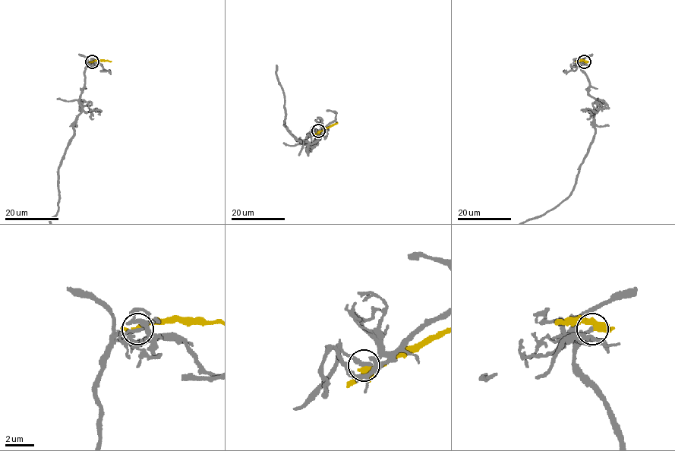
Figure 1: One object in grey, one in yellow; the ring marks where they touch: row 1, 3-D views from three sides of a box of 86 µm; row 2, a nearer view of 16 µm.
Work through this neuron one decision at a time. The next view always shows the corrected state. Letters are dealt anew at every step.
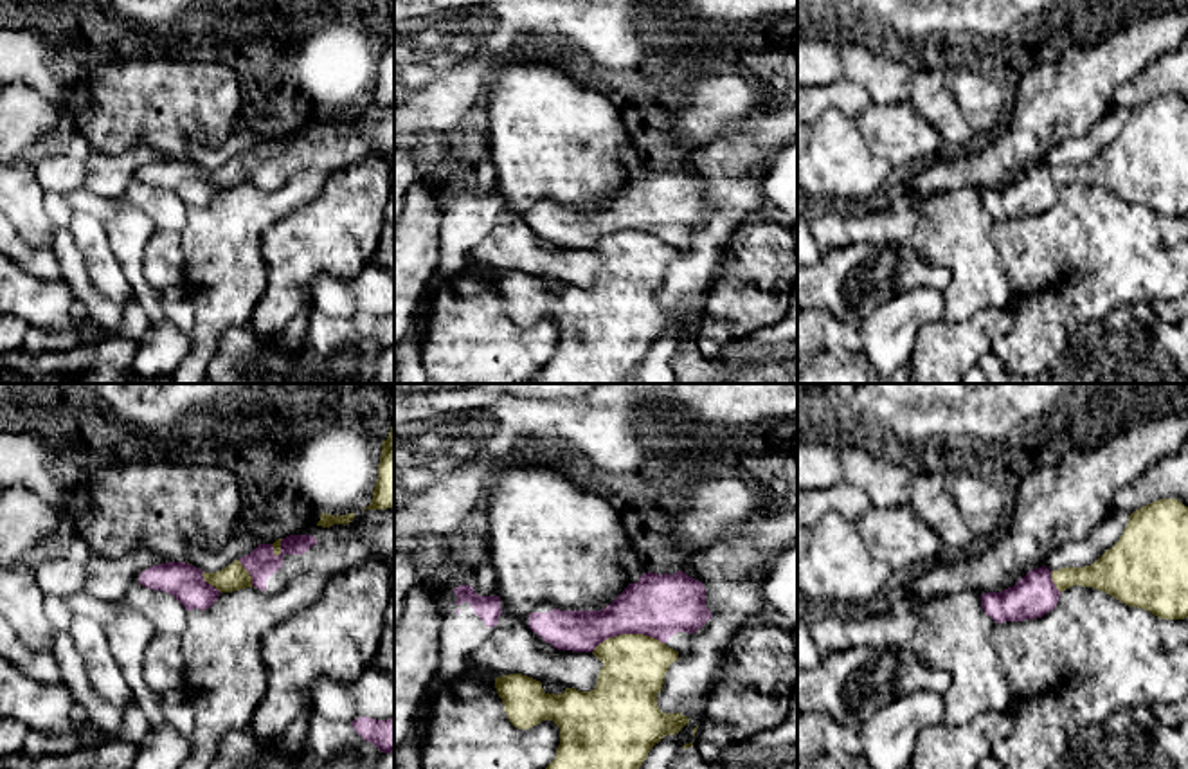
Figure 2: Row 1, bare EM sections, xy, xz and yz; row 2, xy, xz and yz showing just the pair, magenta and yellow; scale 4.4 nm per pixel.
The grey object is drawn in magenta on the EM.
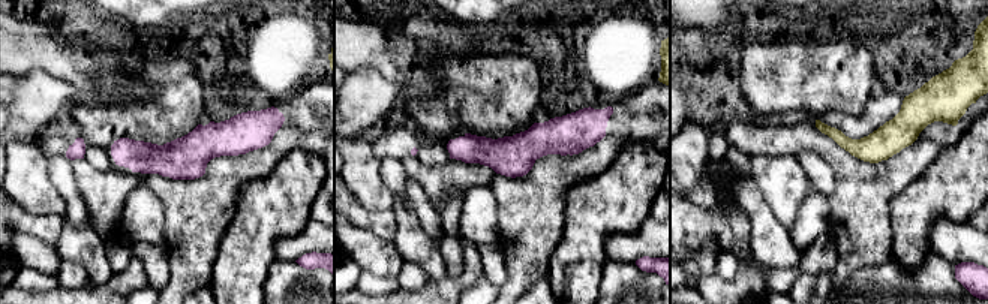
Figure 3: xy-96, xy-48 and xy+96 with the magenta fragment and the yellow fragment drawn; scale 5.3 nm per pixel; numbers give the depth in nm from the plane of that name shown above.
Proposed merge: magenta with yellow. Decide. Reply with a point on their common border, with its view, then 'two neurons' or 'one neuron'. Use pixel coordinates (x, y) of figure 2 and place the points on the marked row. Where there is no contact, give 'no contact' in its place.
xz (627, 633) | two neurons

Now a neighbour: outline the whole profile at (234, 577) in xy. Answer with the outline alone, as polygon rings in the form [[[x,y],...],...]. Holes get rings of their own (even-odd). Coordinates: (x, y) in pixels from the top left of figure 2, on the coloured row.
[[[234,560],[230,565],[216,573],[203,571],[202,576],[207,584],[216,587],[220,593],[232,593],[232,591],[254,587],[250,573],[241,565],[239,560]]]

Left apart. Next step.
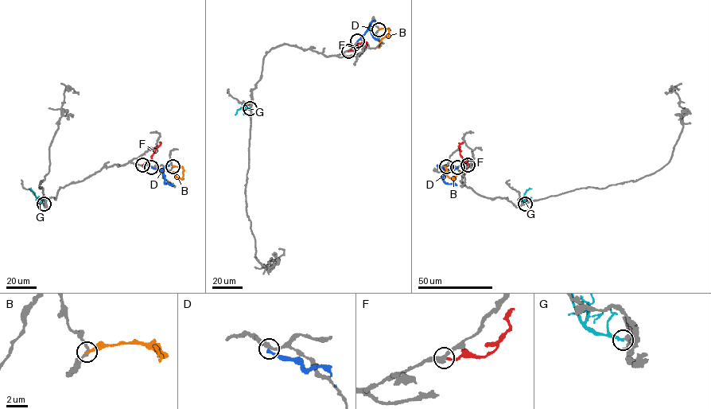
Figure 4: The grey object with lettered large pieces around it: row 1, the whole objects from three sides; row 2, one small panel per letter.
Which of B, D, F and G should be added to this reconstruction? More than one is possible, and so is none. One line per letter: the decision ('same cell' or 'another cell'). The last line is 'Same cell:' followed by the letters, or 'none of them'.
B: another cell
D: another cell
F: another cell
G: another cell
Same cell: none of them

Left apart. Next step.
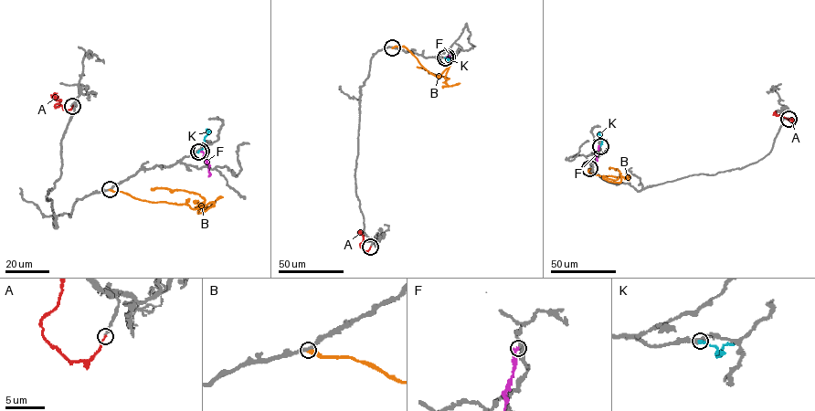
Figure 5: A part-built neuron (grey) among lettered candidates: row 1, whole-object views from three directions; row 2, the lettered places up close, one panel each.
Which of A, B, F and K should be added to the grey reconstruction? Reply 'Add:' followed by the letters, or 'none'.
Add: A, F

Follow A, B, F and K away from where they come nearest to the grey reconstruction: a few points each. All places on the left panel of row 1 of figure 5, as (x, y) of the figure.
A: (73, 105), (68, 110), (60, 105), (55, 108), (60, 101), (54, 96), (57, 93)
B: (110, 189), (140, 200), (184, 204), (193, 209), (214, 203), (198, 213), (205, 200), (199, 194), (151, 190)
F: (201, 151), (208, 165), (208, 176)
K: (198, 152), (203, 148), (205, 137), (211, 131)

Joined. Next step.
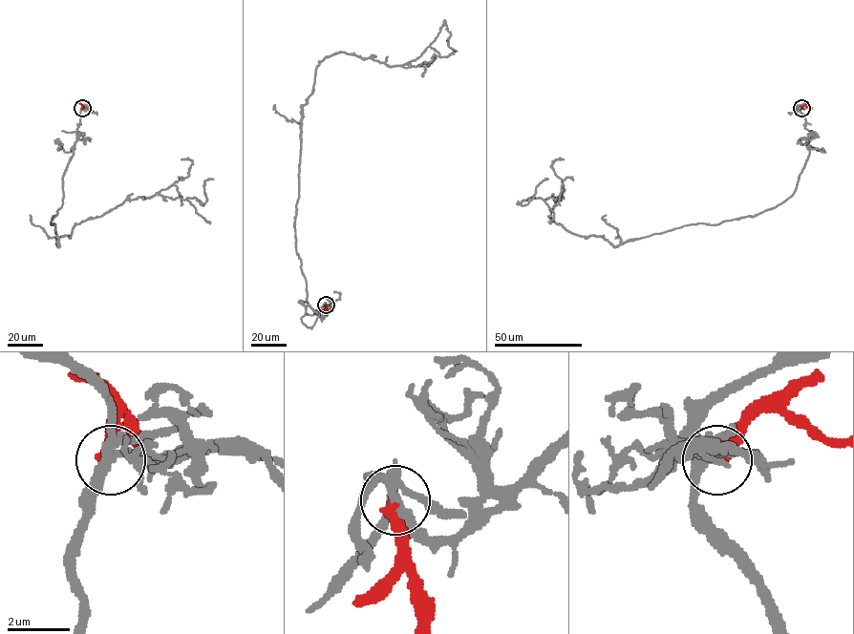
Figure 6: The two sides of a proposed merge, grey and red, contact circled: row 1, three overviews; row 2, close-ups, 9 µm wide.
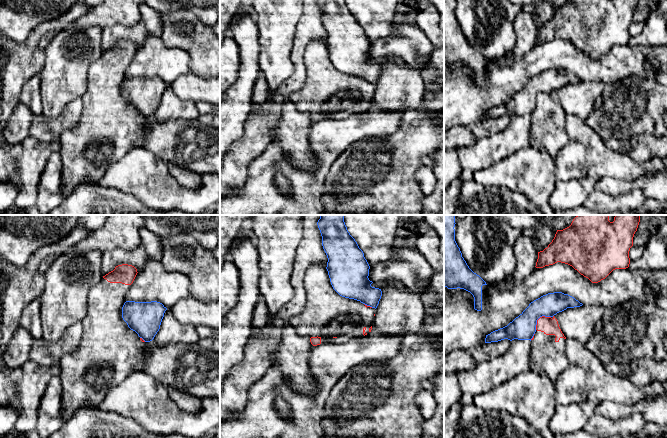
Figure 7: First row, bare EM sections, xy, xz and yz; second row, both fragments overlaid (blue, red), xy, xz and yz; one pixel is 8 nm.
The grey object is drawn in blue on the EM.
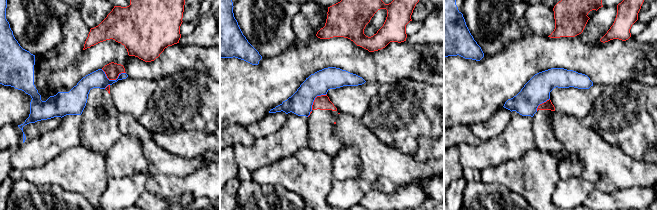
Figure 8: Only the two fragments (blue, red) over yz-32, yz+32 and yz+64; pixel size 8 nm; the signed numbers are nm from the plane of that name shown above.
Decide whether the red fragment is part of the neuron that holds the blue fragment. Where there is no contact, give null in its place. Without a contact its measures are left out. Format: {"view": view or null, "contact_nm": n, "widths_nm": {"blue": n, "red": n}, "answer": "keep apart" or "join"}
{"view": "yz", "contact_nm": 170, "widths_nm": {"blue": 200, "red": 140}, "answer": "keep apart"}

